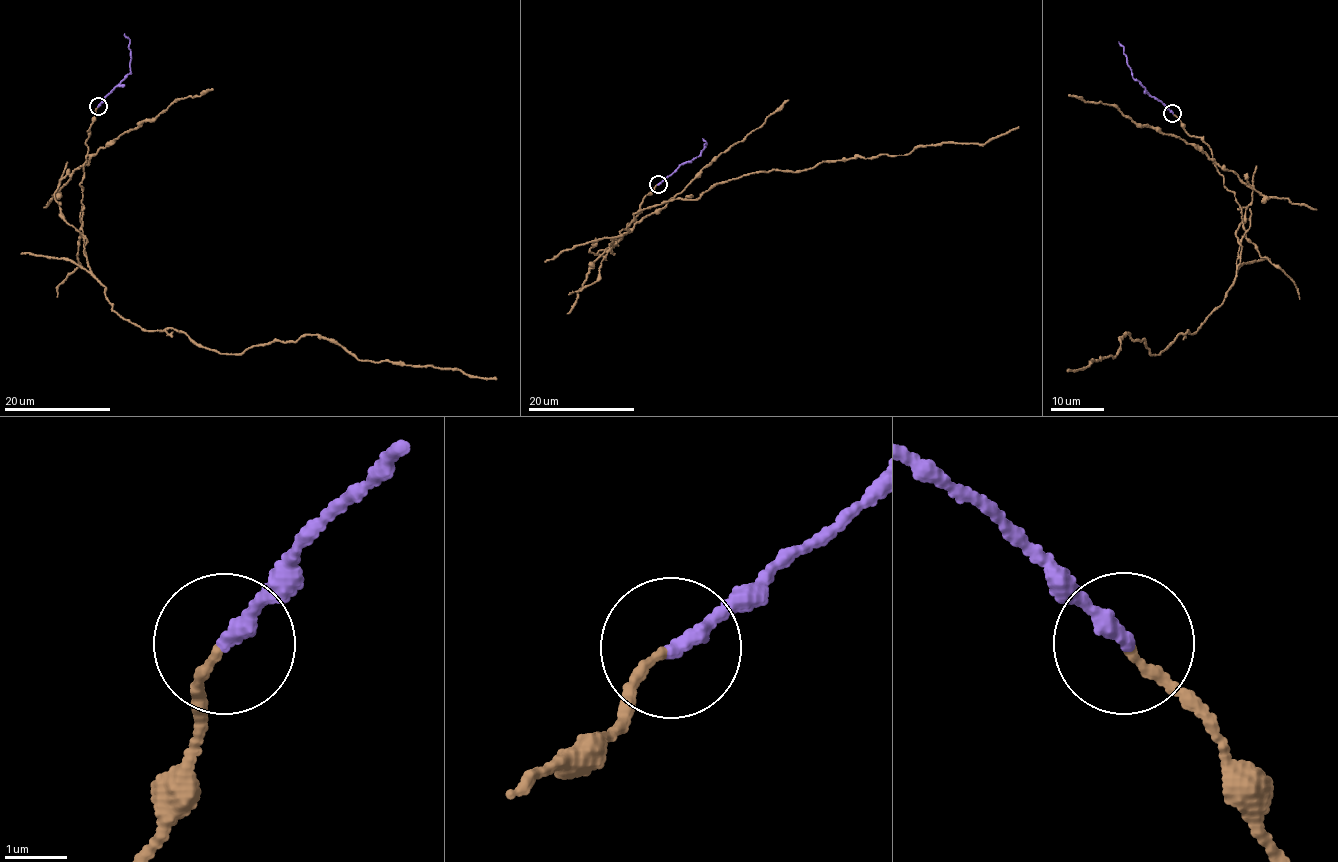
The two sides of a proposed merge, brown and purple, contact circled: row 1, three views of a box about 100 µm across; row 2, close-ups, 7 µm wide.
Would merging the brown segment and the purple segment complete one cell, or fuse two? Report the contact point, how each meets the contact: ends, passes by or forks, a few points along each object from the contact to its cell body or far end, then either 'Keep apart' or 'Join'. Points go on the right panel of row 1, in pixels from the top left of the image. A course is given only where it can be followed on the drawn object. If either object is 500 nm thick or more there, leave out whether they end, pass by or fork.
Place: (1172, 113). At the ring brown ends. At the ring purple ends. Course of brown: (1172, 114), (1209, 146), (1241, 209), (1231, 287), (1193, 333), (1157, 355), (1125, 332), (1114, 357), (1067, 370). Course of purple: (1172, 112), (1134, 79), (1119, 42). Keep apart

